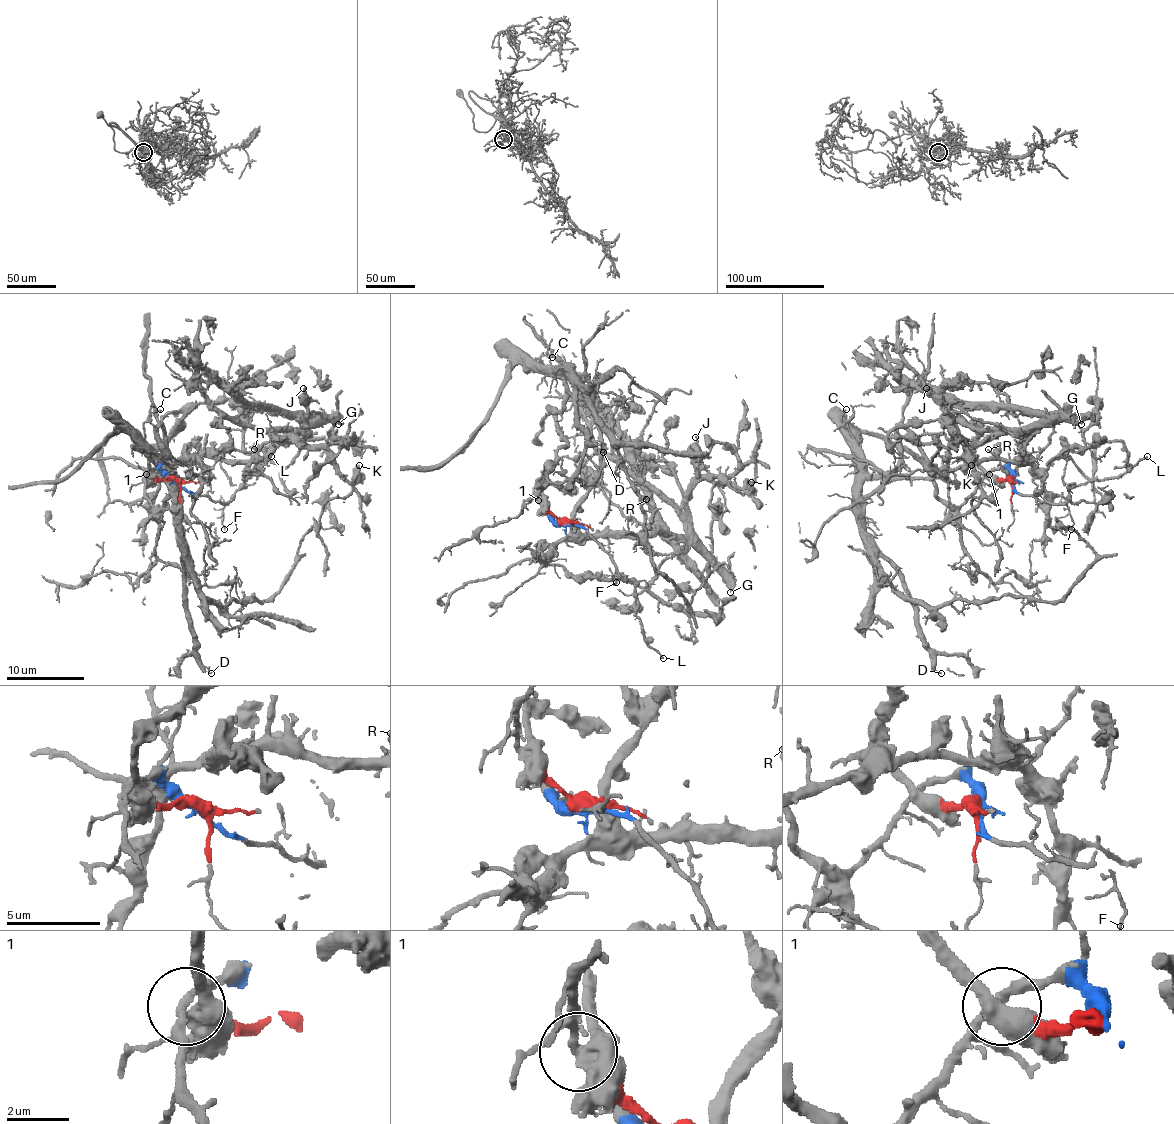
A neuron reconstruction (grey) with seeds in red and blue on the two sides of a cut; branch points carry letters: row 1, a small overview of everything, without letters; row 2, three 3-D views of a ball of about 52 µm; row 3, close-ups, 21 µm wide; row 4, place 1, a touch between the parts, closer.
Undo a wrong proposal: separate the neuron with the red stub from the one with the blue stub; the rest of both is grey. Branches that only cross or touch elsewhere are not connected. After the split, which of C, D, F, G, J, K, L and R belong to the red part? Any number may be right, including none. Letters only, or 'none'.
G, J, K, R

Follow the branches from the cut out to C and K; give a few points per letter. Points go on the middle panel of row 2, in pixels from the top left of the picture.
C: (566, 524), (537, 499), (537, 479), (566, 444), (549, 409), (564, 403), (564, 382), (535, 359), (553, 357)
K: (566, 524), (541, 483), (562, 487), (595, 454), (683, 511), (699, 481), (751, 481)

